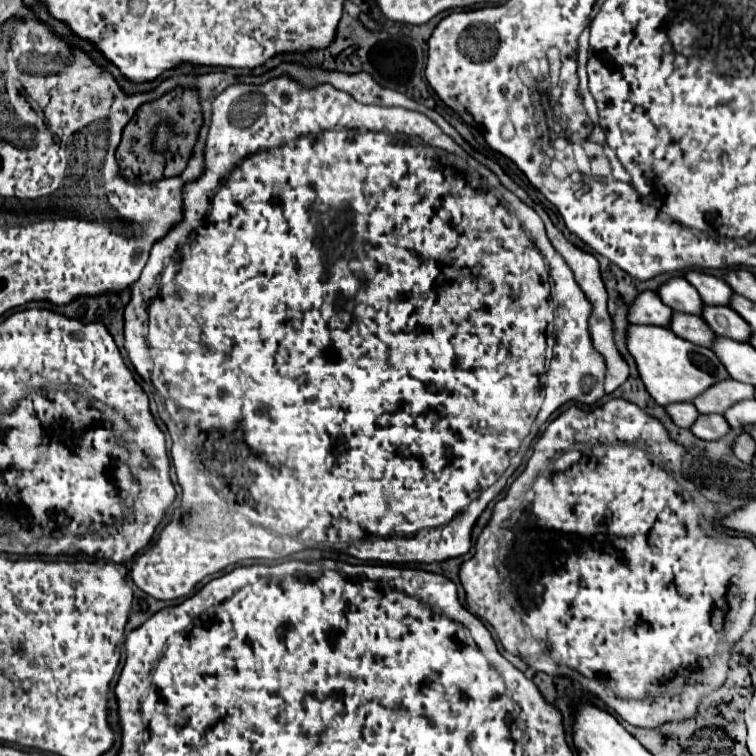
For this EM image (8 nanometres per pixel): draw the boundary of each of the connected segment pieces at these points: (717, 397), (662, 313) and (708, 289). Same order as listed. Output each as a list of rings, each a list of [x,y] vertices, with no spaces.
[[[728,379],[728,383],[720,383],[720,385],[704,391],[704,395],[700,395],[700,399],[694,399],[694,407],[700,413],[724,415],[724,411],[728,411],[734,403],[746,401],[746,399],[754,399],[754,387]]]
[[[644,291],[636,297],[634,305],[630,307],[628,321],[638,323],[638,325],[660,325],[660,327],[670,327],[672,321],[672,309],[666,307],[660,299],[658,293],[654,291]]]
[[[698,271],[686,273],[686,279],[688,279],[688,283],[692,283],[696,287],[696,291],[700,293],[700,297],[706,305],[712,305],[712,307],[730,305],[734,291],[730,289],[730,285],[724,279],[718,279],[714,275],[706,275],[706,273],[698,273]]]

